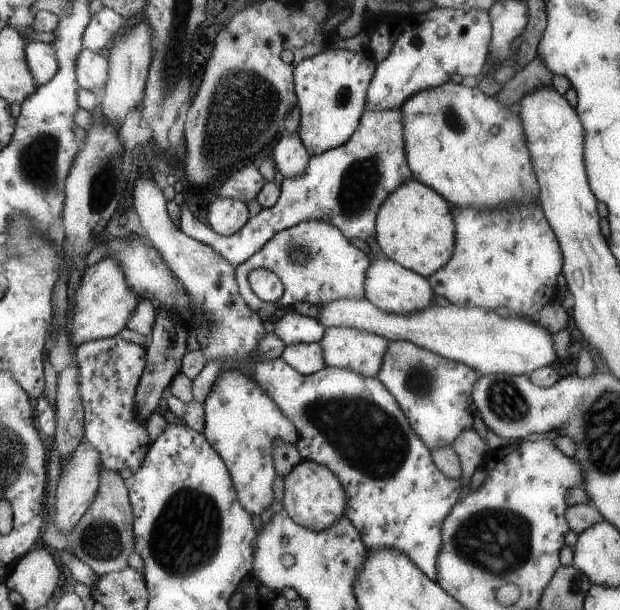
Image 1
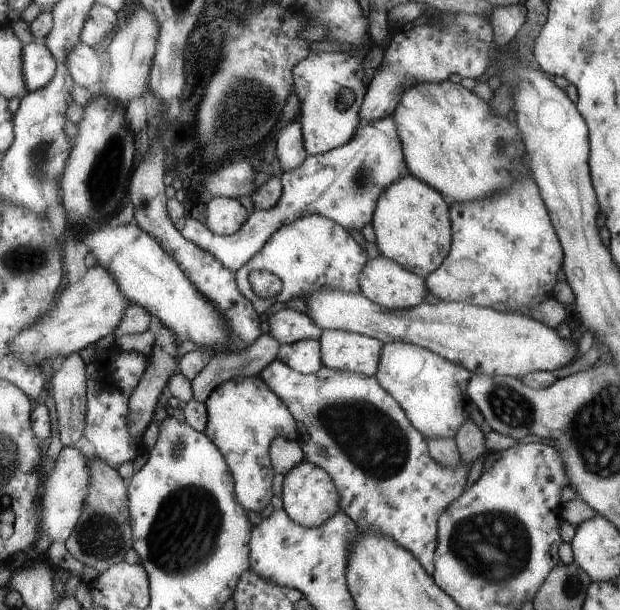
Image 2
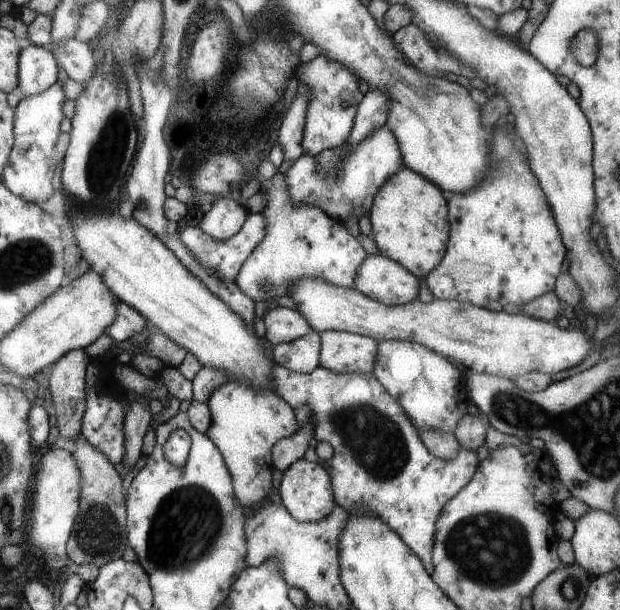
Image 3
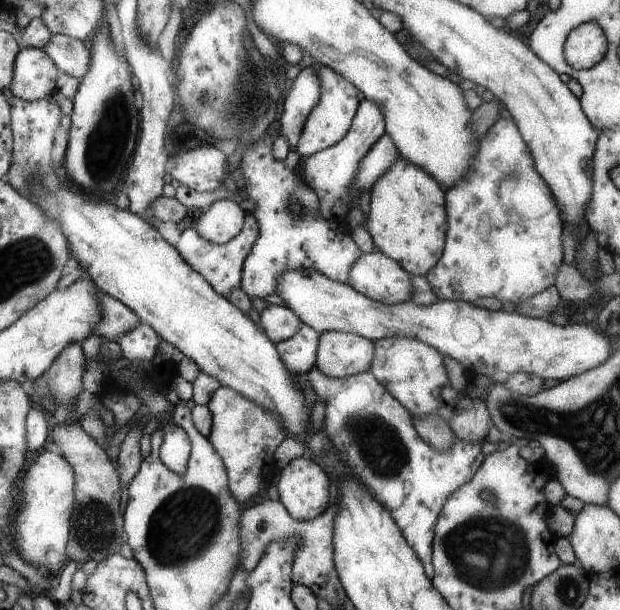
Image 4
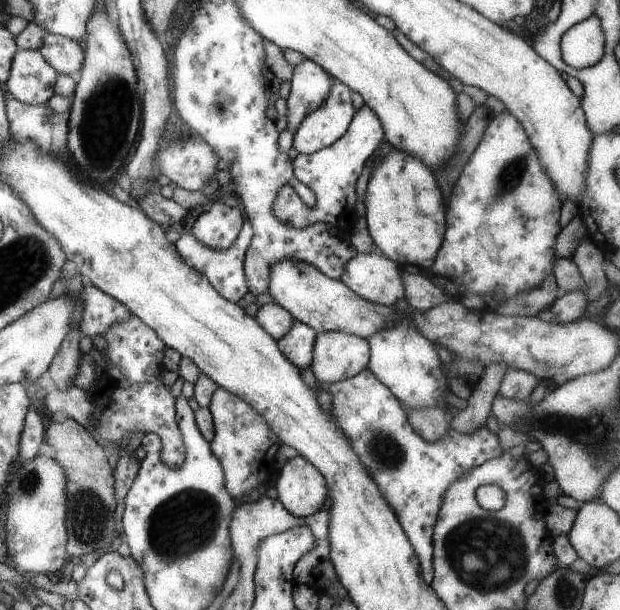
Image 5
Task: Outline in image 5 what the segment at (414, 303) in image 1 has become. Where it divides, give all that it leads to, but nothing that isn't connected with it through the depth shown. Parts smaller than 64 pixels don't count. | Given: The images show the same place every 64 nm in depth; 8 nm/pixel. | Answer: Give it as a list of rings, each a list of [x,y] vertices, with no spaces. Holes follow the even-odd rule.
[[[379,252],[357,254],[345,266],[341,282],[357,296],[379,306],[393,306],[405,298],[399,264]]]

